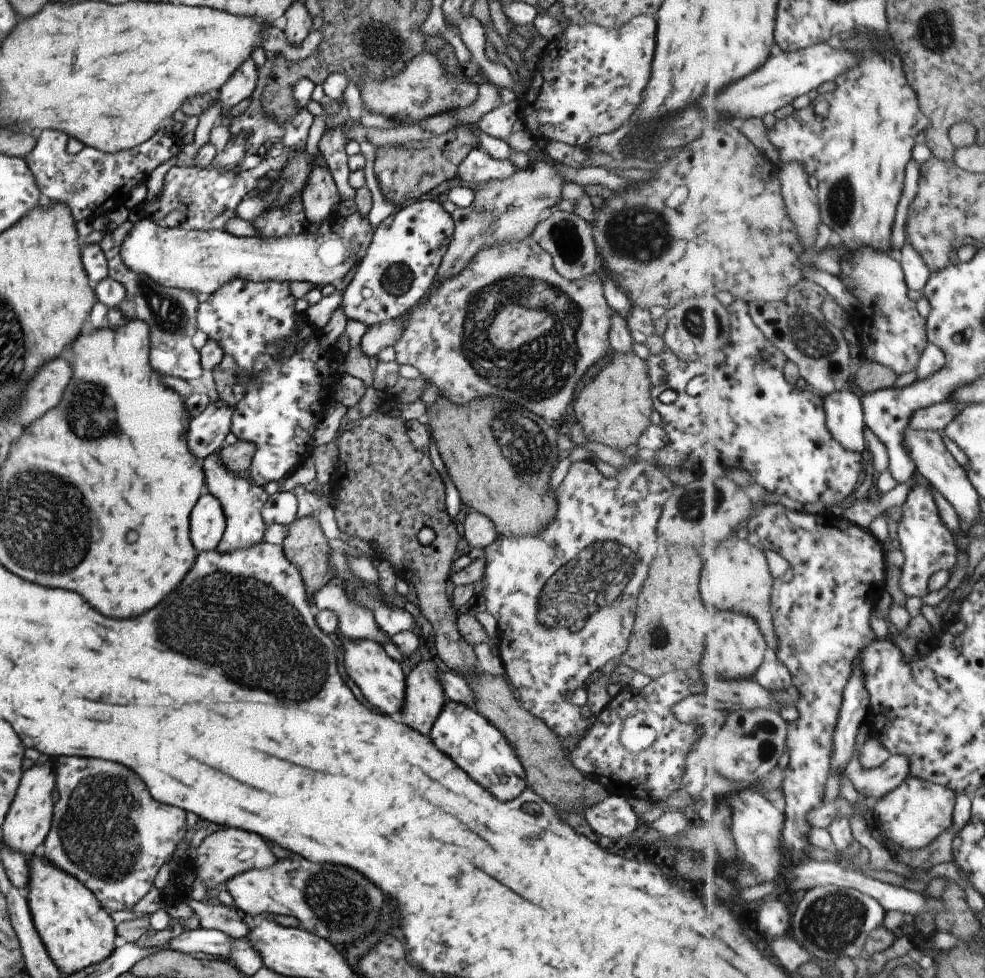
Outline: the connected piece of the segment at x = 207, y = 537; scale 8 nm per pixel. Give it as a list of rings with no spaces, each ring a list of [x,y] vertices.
[[[211,494],[199,496],[188,518],[189,540],[195,552],[214,550],[222,538],[225,516],[219,501]]]

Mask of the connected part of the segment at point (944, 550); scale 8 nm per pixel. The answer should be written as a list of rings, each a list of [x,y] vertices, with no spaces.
[[[915,470],[911,492],[901,507],[902,517],[897,524],[896,534],[900,550],[906,560],[902,565],[903,574],[901,574],[899,586],[908,597],[917,596],[917,598],[924,599],[931,592],[929,591],[929,578],[941,570],[951,571],[957,566],[958,544],[952,529],[945,524],[941,516],[933,484],[919,470]]]

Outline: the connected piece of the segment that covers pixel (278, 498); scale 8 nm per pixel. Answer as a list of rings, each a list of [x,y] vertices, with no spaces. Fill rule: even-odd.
[[[277,490],[268,495],[267,500],[261,507],[261,518],[264,524],[275,524],[288,526],[295,518],[297,510],[297,500],[290,491]]]

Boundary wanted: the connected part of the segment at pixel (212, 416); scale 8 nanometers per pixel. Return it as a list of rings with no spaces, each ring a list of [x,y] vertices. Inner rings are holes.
[[[217,400],[209,403],[201,414],[192,417],[185,432],[185,442],[195,460],[201,461],[223,447],[223,438],[230,432],[231,414],[233,406],[229,408]]]

